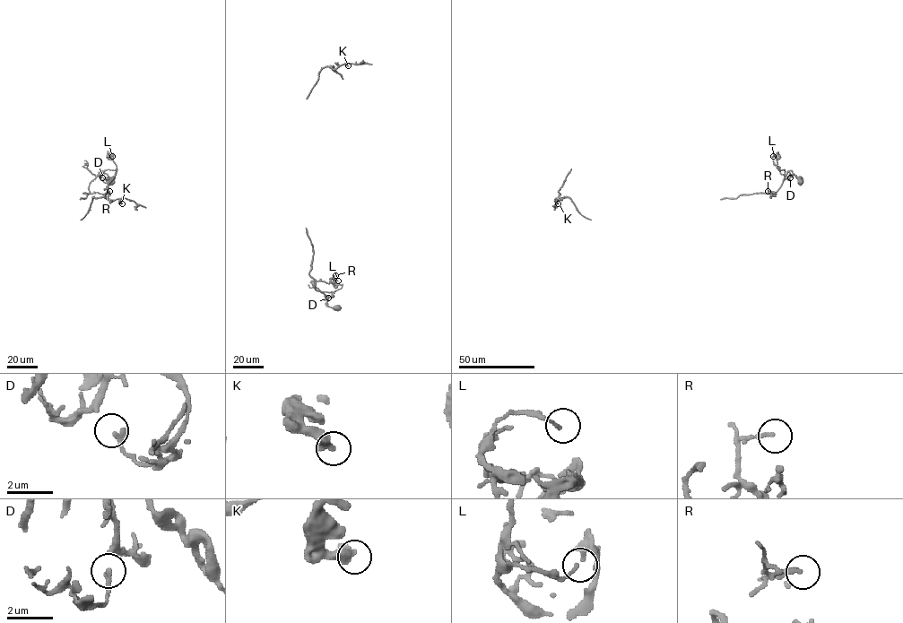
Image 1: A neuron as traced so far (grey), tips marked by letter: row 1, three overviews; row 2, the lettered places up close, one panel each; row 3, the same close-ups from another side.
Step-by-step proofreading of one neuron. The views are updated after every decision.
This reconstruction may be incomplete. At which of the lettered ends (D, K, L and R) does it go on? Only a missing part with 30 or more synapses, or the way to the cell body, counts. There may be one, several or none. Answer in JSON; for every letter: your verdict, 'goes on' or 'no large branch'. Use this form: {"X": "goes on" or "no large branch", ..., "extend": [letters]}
{"D": "no large branch", "K": "no large branch", "L": "no large branch", "R": "no large branch", "extend": []}

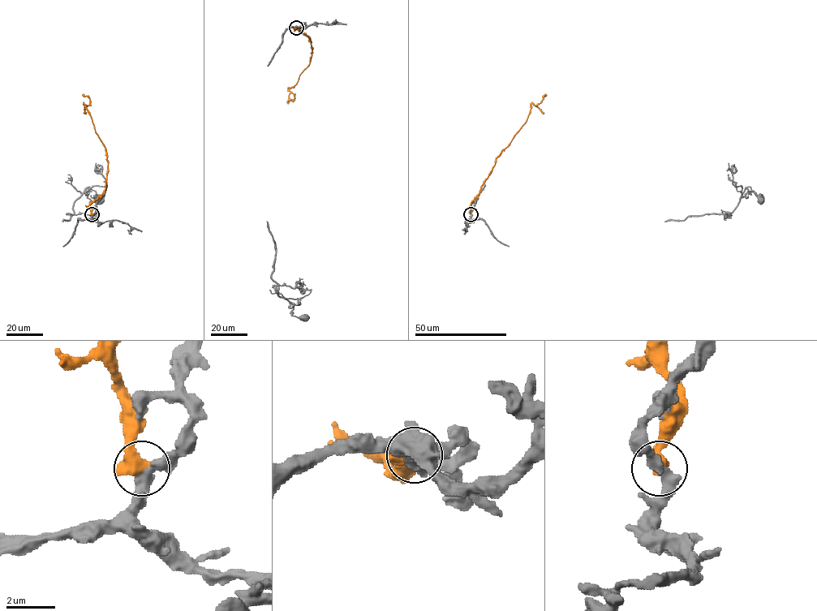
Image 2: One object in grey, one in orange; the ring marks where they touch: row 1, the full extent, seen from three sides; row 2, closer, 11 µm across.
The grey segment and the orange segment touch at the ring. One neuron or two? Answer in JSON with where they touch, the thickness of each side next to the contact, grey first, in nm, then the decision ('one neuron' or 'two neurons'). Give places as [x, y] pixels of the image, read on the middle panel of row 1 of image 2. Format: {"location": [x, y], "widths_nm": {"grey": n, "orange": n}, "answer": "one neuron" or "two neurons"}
{"location": [296, 27], "widths_nm": {"grey": 400, "orange": 550}, "answer": "two neurons"}

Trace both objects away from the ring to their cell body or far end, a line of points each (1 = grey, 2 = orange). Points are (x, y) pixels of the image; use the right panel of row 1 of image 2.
1: (470, 214), (470, 219), (482, 219), (498, 240), (509, 246), (730, 213), (748, 187), (761, 200)
2: (470, 214), (471, 202), (479, 194), (496, 157), (526, 120), (531, 103), (535, 105), (545, 95)

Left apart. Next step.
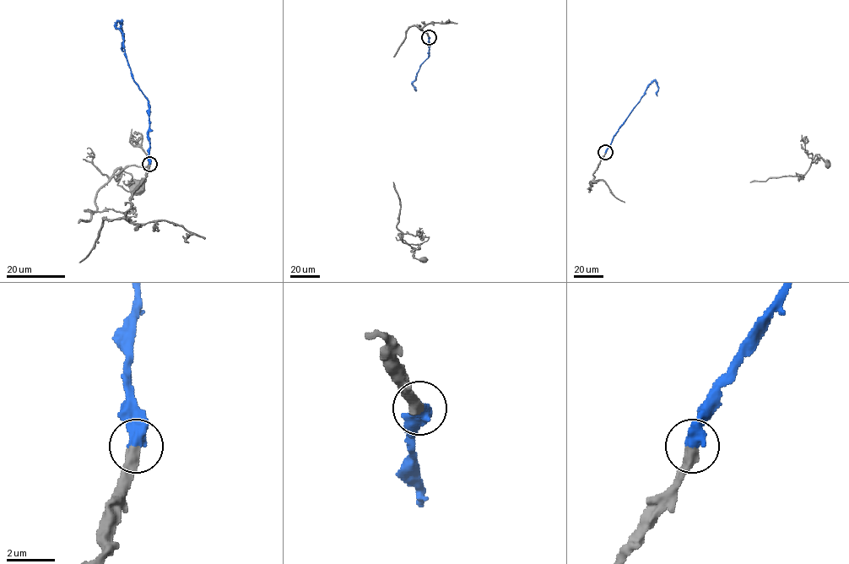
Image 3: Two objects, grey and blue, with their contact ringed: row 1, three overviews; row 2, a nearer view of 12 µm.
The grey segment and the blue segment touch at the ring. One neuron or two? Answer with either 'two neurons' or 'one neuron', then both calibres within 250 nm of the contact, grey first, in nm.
one neuron | 480/550 nm

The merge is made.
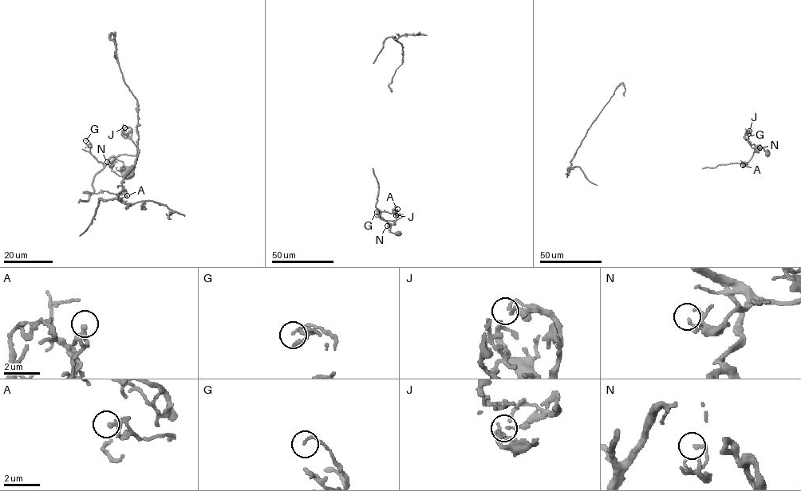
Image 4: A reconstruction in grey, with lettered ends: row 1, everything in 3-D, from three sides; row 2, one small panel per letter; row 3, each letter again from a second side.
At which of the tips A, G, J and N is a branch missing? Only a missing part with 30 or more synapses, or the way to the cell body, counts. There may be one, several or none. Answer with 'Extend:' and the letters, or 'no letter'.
Extend: no letter

